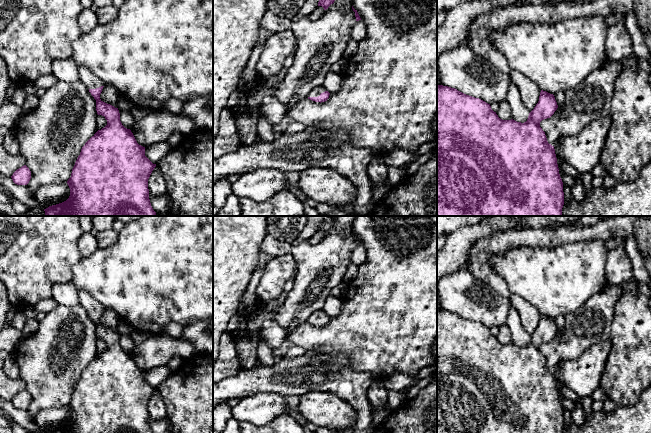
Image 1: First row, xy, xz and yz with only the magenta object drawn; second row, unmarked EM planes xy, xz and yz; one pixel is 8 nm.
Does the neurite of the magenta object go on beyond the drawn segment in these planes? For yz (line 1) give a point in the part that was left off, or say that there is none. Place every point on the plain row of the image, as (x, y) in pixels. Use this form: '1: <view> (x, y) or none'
1: none

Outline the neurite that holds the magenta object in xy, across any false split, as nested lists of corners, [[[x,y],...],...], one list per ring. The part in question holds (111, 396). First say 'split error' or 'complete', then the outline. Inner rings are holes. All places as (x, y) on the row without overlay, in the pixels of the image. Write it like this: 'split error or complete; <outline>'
split error; [[[78,292],[79,304],[82,305],[96,324],[96,335],[107,344],[107,349],[98,354],[82,371],[71,401],[67,408],[70,412],[69,422],[46,433],[153,433],[149,423],[148,403],[156,391],[145,380],[145,371],[139,369],[130,353],[125,352],[120,345],[118,332],[103,326],[100,318],[104,307],[94,297],[86,292]]]

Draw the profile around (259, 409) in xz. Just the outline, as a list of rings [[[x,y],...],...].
[[[259,392],[246,396],[231,408],[238,422],[264,426],[281,414],[287,413],[287,397],[274,392]]]

